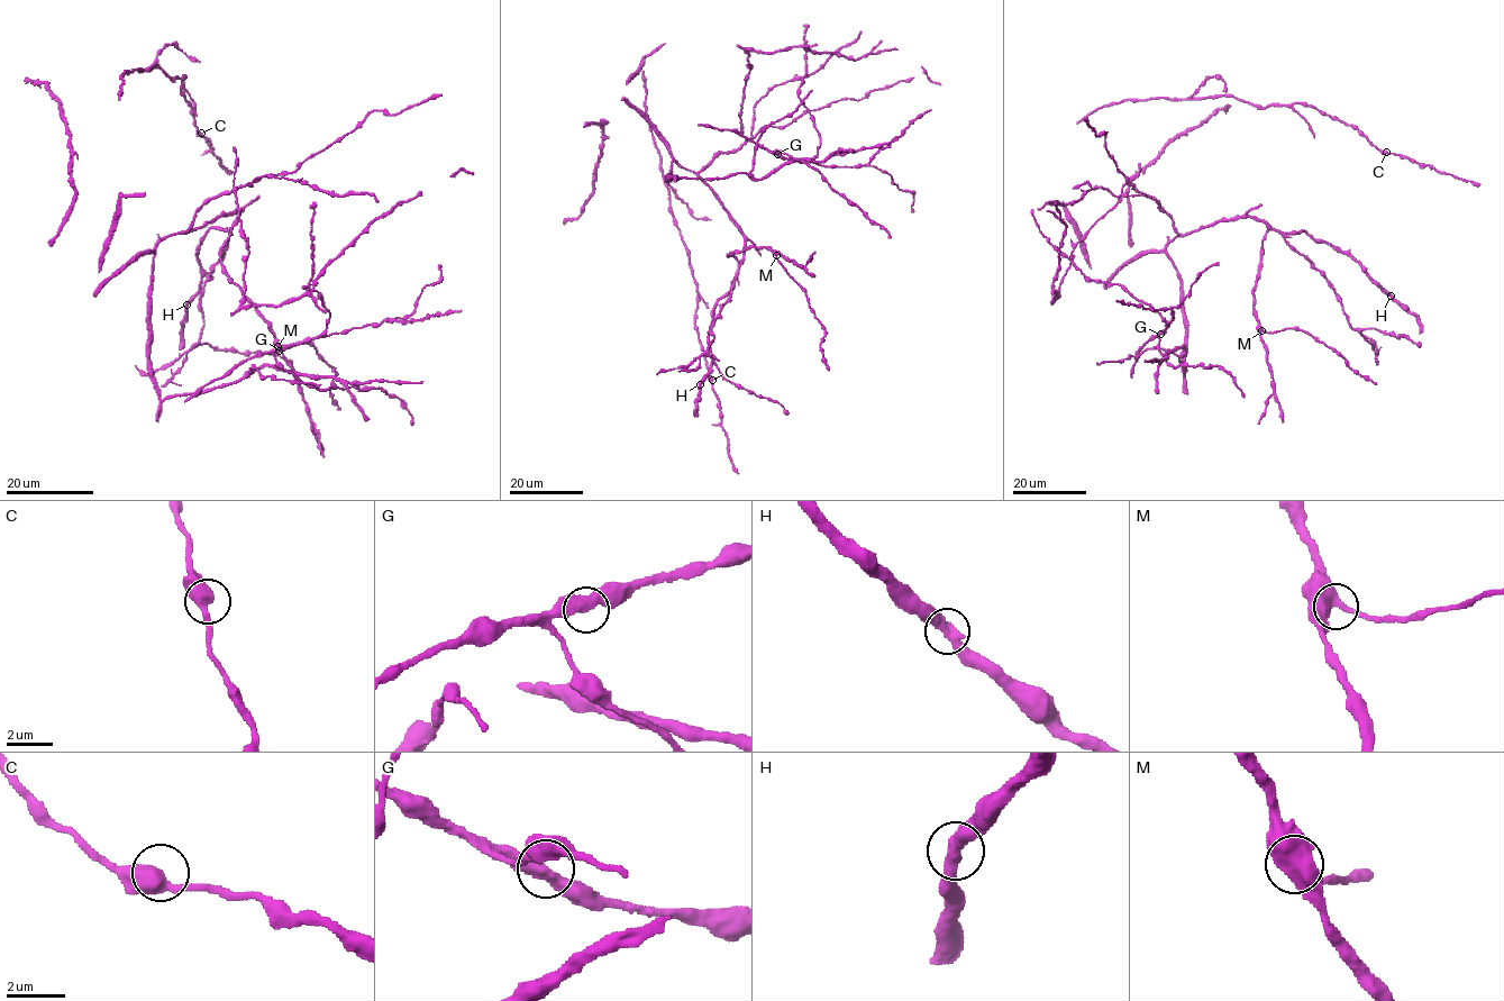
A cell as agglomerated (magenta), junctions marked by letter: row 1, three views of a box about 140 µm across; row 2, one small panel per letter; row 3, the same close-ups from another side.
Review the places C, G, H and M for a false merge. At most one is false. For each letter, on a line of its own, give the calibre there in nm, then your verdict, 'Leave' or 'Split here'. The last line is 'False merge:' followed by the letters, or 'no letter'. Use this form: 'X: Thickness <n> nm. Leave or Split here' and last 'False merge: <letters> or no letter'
C: Thickness 480 nm. Leave
G: Thickness 480 nm. Leave
H: Thickness 460 nm. Leave
M: Thickness 500 nm. Leave
False merge: no letter

